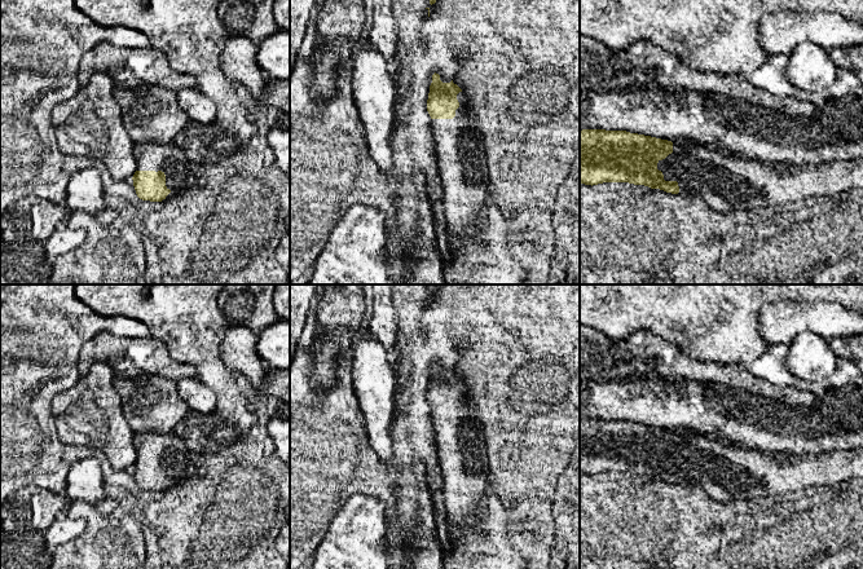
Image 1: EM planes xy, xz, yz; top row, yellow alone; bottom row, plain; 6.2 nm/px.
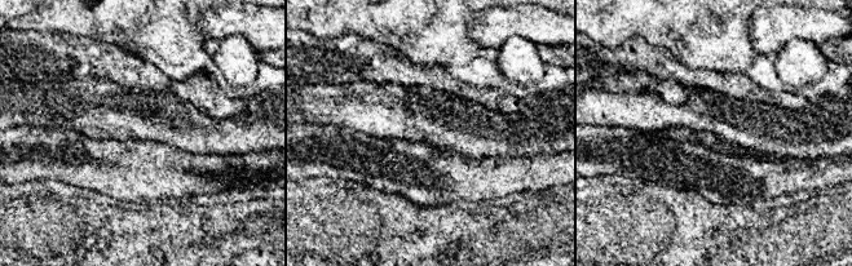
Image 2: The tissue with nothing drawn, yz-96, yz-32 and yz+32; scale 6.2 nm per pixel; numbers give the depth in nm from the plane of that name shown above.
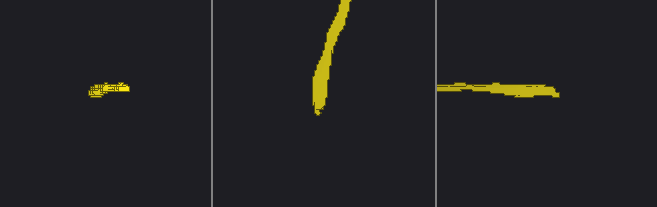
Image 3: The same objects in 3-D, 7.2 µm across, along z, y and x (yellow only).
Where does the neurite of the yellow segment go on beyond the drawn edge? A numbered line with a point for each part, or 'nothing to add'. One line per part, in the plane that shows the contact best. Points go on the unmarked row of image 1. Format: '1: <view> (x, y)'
1: yz (725, 471)

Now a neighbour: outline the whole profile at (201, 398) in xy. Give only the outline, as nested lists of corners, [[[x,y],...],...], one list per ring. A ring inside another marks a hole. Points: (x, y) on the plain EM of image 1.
[[[188,376],[179,380],[177,392],[180,398],[190,407],[190,410],[201,414],[216,411],[217,397],[215,392],[197,376]]]

